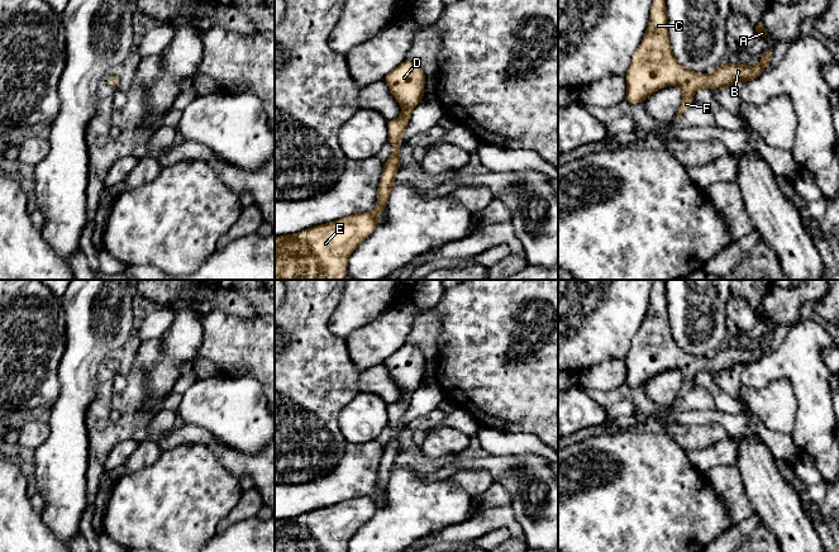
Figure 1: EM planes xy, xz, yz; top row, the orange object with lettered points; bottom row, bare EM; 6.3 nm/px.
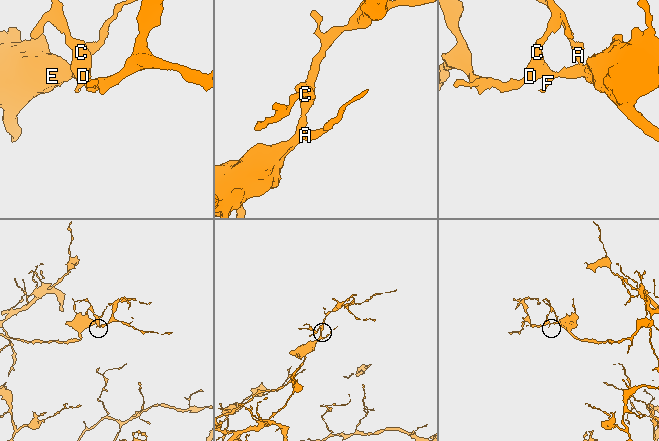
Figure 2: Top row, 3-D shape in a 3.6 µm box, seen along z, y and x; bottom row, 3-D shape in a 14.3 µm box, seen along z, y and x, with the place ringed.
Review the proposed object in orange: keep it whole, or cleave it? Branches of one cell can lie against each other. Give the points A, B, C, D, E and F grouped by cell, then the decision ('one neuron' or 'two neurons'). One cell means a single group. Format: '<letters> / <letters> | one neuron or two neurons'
A B C D E F | one neuron

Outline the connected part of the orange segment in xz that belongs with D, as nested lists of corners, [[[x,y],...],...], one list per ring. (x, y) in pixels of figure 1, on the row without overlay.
[[[405,343],[386,358],[383,365],[401,389],[402,399],[387,404],[388,425],[395,433],[383,446],[376,492],[295,518],[275,520],[275,552],[347,552],[351,537],[380,508],[377,499],[386,495],[395,458],[401,447],[401,420],[407,411],[413,392],[424,381],[425,357],[420,349]]]

